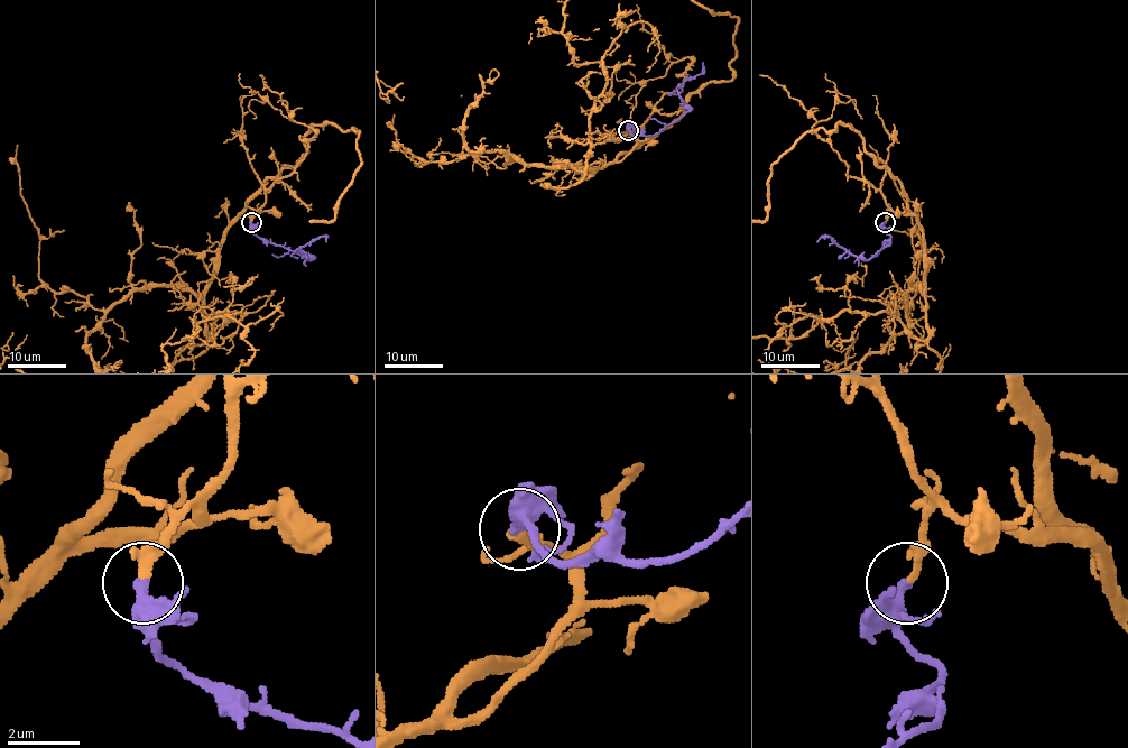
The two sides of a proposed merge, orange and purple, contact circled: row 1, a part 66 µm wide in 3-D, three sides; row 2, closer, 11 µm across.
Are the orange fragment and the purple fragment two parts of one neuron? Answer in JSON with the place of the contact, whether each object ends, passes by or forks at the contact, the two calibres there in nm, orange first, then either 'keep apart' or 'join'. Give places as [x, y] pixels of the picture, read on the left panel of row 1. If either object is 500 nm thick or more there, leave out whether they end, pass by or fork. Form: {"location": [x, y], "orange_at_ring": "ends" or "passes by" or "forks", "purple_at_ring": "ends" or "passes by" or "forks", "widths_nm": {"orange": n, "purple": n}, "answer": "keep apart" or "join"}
{"location": [251, 222], "orange_at_ring": "ends", "purple_at_ring": "ends", "widths_nm": {"orange": 280, "purple": 420}, "answer": "join"}

